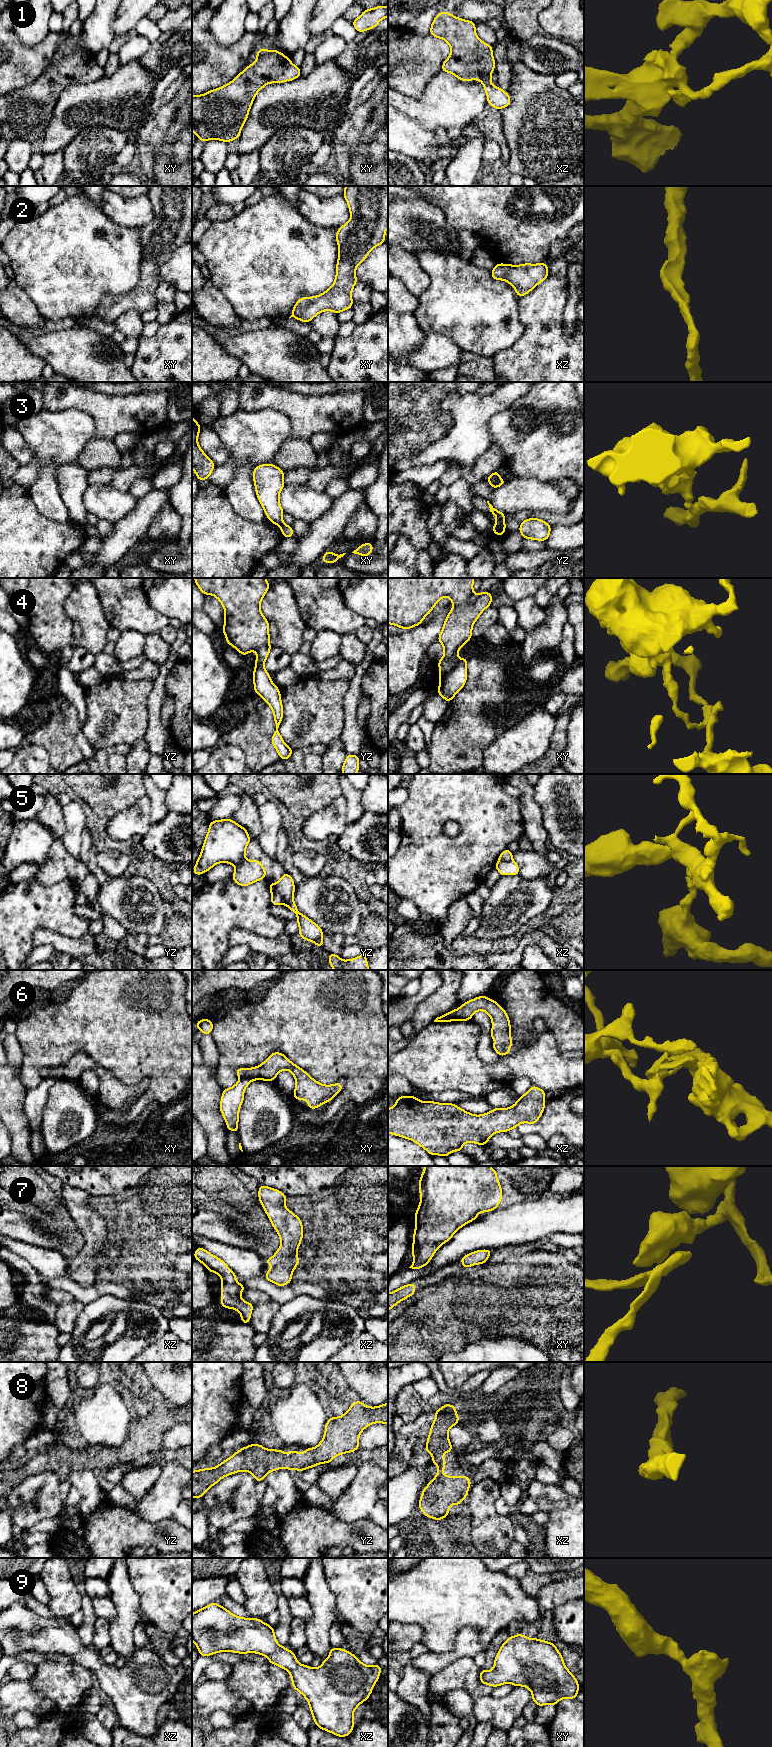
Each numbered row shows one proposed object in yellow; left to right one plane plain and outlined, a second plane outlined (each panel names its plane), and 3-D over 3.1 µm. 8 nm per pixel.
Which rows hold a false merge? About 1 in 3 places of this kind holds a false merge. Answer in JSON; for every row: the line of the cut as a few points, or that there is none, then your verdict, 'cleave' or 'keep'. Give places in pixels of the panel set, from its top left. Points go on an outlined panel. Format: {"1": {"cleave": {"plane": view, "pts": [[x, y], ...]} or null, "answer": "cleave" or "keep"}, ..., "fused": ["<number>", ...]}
{"1": {"cleave": null, "answer": "keep"}, "2": {"cleave": null, "answer": "keep"}, "3": {"cleave": {"plane": "yz", "pts": [[504, 523], [495, 525]]}, "answer": "cleave"}, "4": {"cleave": {"plane": "xy", "pts": [[459, 659], [448, 672], [440, 674]]}, "answer": "cleave"}, "5": {"cleave": {"plane": "yz", "pts": [[274, 884], [274, 889], [281, 897], [282, 903]]}, "answer": "cleave"}, "6": {"cleave": {"plane": "xy", "pts": [[240, 1078], [249, 1078], [251, 1080]]}, "answer": "cleave"}, "7": {"cleave": null, "answer": "keep"}, "8": {"cleave": null, "answer": "keep"}, "9": {"cleave": null, "answer": "keep"}, "fused": ["3", "4", "5", "6"]}

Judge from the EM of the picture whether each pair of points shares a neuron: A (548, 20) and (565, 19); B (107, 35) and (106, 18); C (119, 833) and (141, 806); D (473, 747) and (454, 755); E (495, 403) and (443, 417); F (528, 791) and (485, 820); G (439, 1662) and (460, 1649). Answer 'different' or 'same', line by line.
A: same
B: same
C: same
D: same
E: same
F: different
G: same

